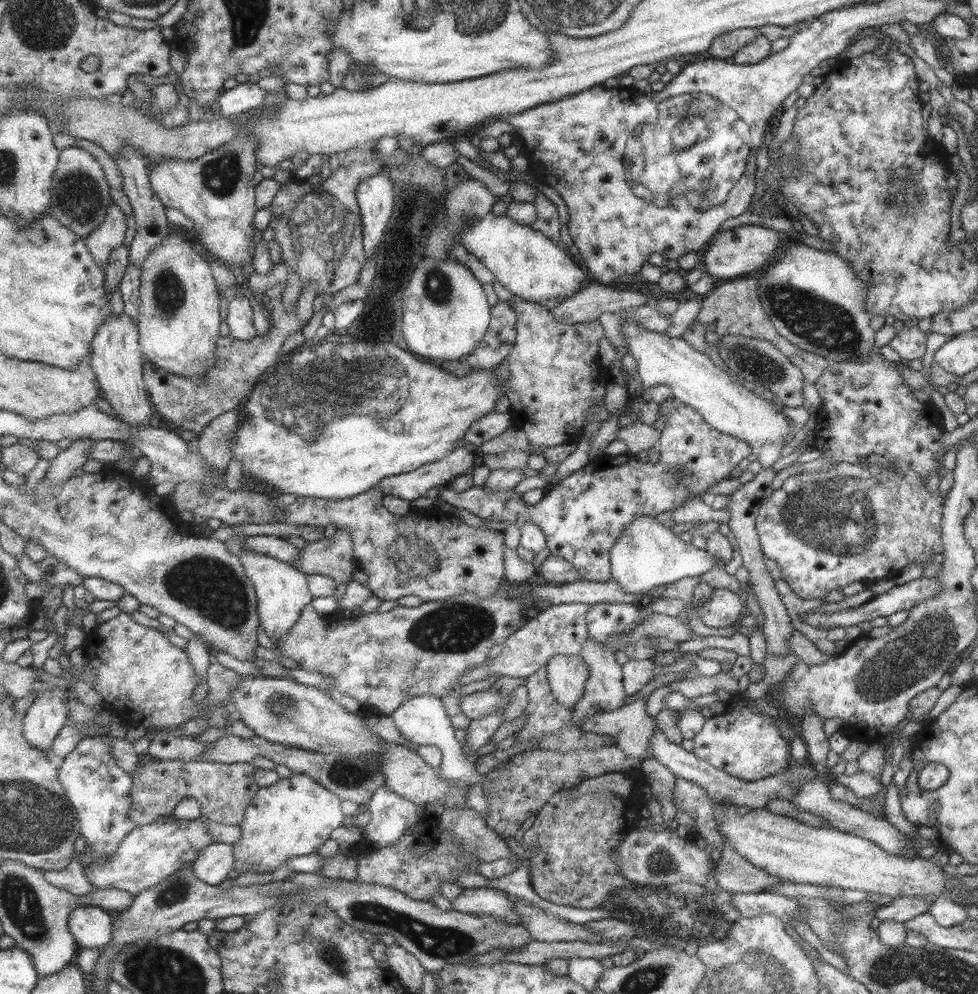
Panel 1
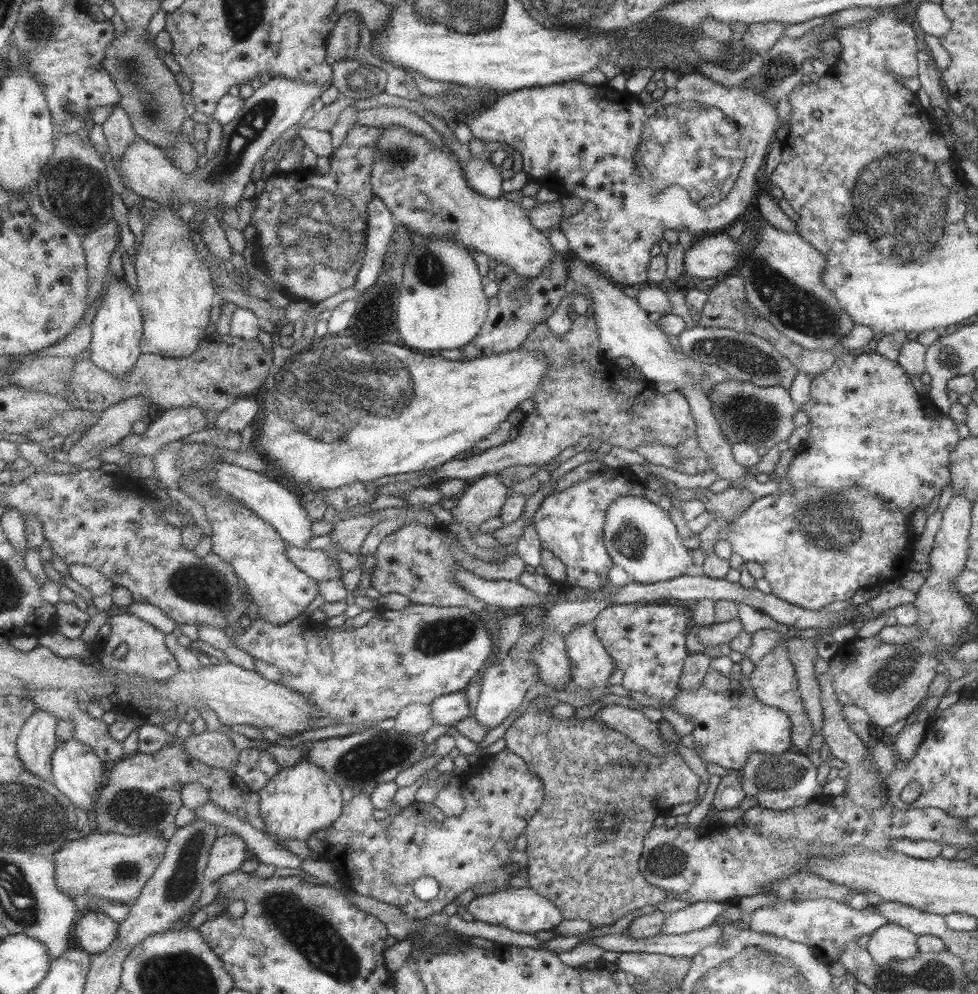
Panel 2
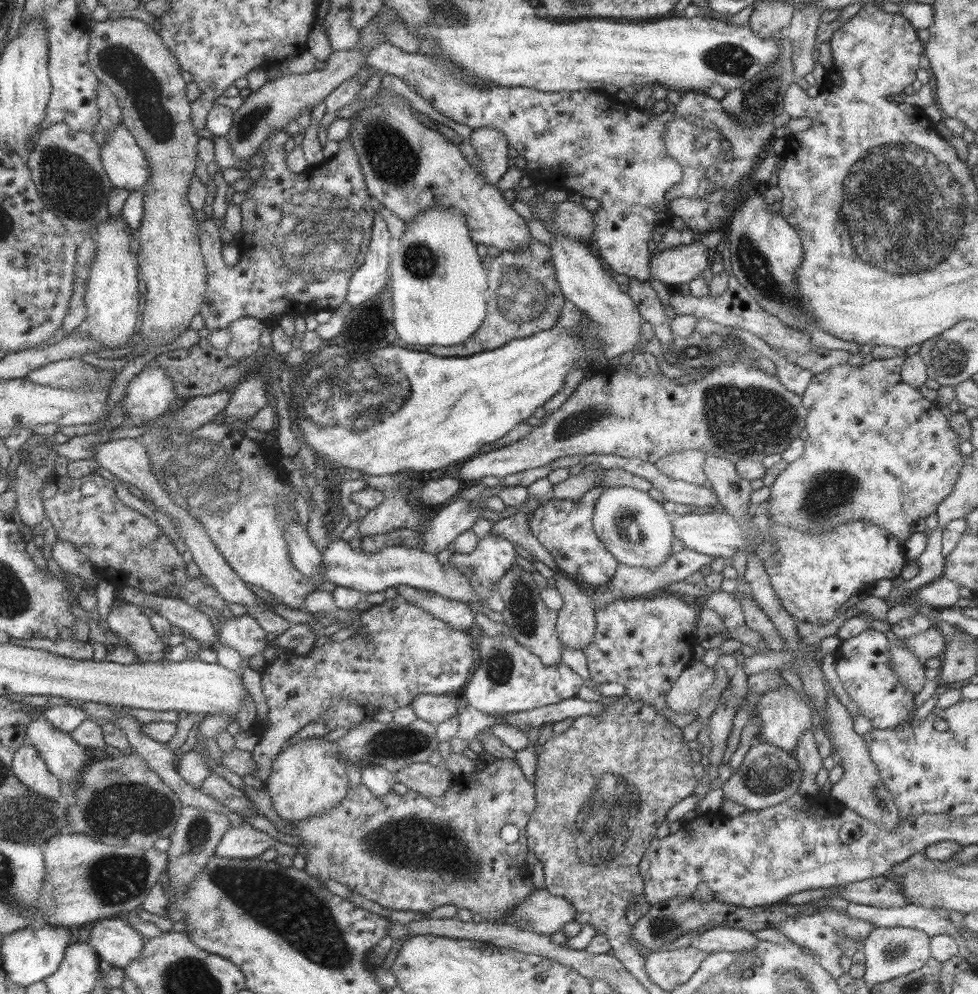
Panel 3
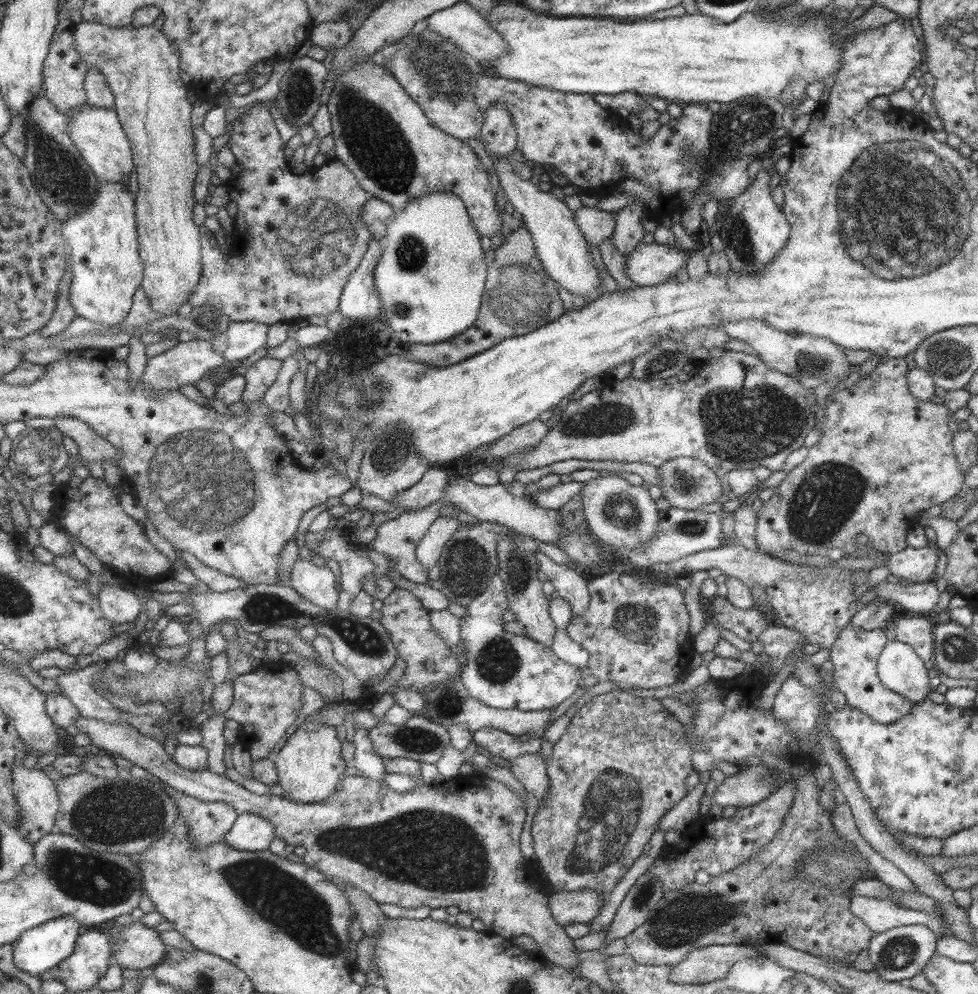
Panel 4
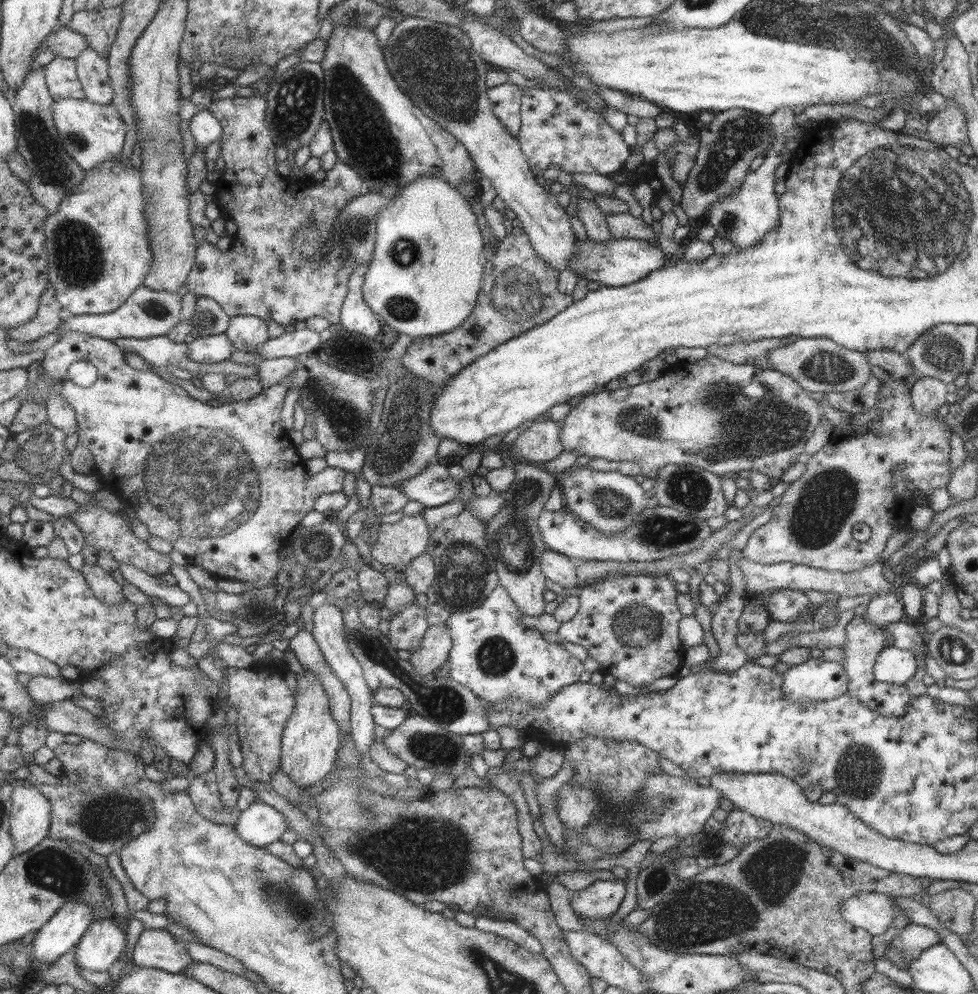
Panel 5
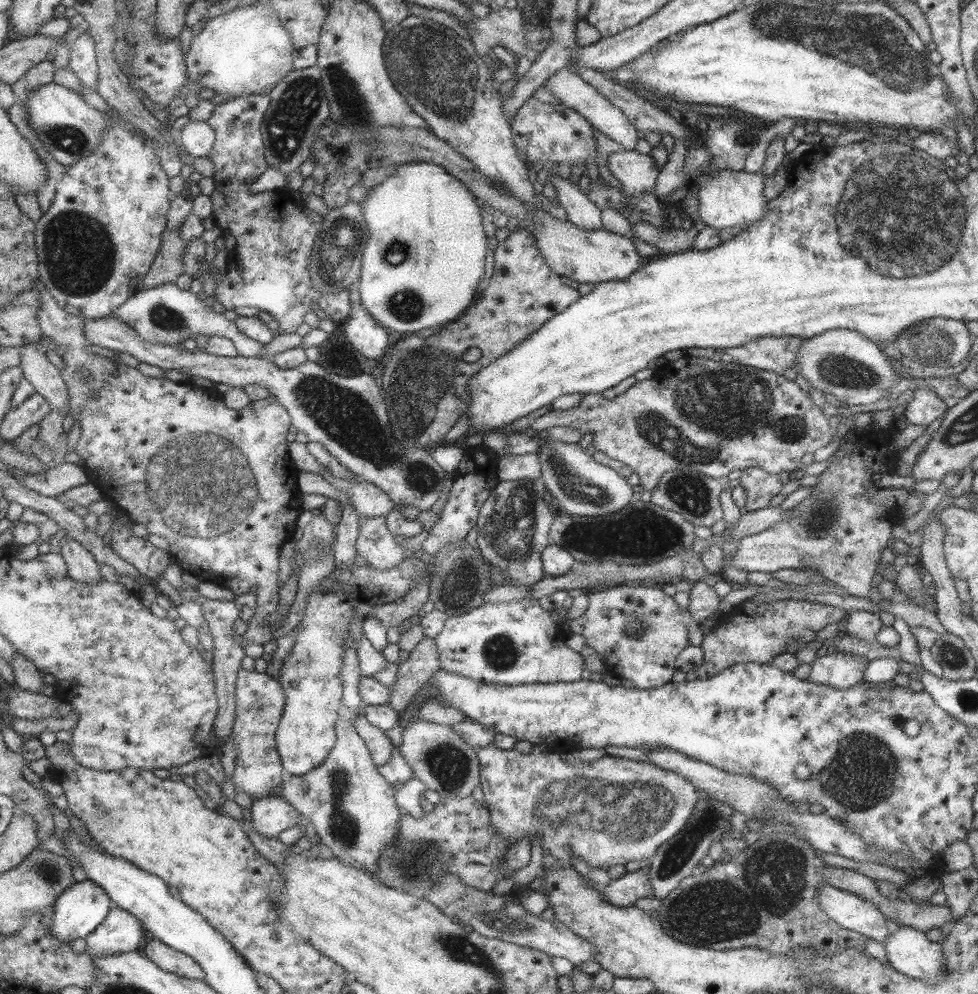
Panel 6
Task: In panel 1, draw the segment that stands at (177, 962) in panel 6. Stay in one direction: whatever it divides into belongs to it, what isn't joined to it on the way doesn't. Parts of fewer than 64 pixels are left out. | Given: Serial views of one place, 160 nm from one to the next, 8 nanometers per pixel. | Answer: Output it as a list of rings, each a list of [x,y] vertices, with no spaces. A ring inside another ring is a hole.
[[[81,907],[69,919],[70,931],[80,948],[103,949],[112,942],[115,919],[102,907]]]

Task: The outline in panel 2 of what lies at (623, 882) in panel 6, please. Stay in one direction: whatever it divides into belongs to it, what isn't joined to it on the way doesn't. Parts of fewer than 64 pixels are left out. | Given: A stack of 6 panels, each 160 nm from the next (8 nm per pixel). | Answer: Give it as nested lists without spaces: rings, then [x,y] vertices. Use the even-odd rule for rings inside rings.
[[[527,886],[517,890],[509,887],[497,893],[474,897],[465,908],[475,921],[504,926],[509,930],[530,935],[542,931],[554,931],[563,921],[561,912],[553,903]]]

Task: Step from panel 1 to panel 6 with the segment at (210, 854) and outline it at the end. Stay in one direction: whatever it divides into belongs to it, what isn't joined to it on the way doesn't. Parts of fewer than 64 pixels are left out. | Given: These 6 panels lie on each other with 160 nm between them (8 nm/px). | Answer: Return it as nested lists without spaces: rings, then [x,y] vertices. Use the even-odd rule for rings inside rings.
[[[283,796],[254,799],[249,810],[251,812],[249,826],[263,838],[277,838],[280,832],[300,822],[300,812]]]

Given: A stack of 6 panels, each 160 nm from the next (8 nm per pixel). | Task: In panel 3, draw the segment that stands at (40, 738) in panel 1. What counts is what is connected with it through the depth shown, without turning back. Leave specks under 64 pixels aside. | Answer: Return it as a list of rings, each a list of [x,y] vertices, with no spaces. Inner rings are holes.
[[[30,741],[15,753],[13,768],[15,776],[29,790],[45,798],[61,801],[61,781],[51,772],[50,767]]]

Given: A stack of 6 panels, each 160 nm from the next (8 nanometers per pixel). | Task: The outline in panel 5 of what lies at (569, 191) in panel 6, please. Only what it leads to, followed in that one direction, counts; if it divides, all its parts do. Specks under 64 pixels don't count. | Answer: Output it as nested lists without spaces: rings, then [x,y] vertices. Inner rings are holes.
[[[579,197],[575,202],[575,215],[583,224],[586,238],[596,243],[602,243],[611,238],[606,223],[606,214],[599,211],[591,199]]]

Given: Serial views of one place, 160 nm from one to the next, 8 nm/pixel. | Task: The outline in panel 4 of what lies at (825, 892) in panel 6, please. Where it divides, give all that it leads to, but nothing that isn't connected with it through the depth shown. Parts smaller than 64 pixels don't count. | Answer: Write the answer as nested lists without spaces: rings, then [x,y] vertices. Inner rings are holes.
[[[854,896],[850,901],[850,911],[876,934],[890,928],[914,924],[926,926],[937,937],[942,934],[941,920],[938,916],[895,906],[887,899]]]

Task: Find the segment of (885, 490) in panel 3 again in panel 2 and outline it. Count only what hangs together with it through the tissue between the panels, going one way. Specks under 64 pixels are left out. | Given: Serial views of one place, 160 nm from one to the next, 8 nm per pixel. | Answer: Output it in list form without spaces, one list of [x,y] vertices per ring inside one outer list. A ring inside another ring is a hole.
[[[874,350],[859,356],[838,354],[829,370],[813,376],[809,402],[803,404],[801,411],[809,419],[809,436],[786,467],[785,477],[791,488],[796,491],[817,487],[825,495],[831,495],[857,485],[881,499],[887,511],[899,509],[905,518],[915,518],[923,506],[929,505],[949,482],[949,456],[956,448],[959,436],[955,423],[941,416],[935,406],[921,400],[905,374],[899,364]]]

